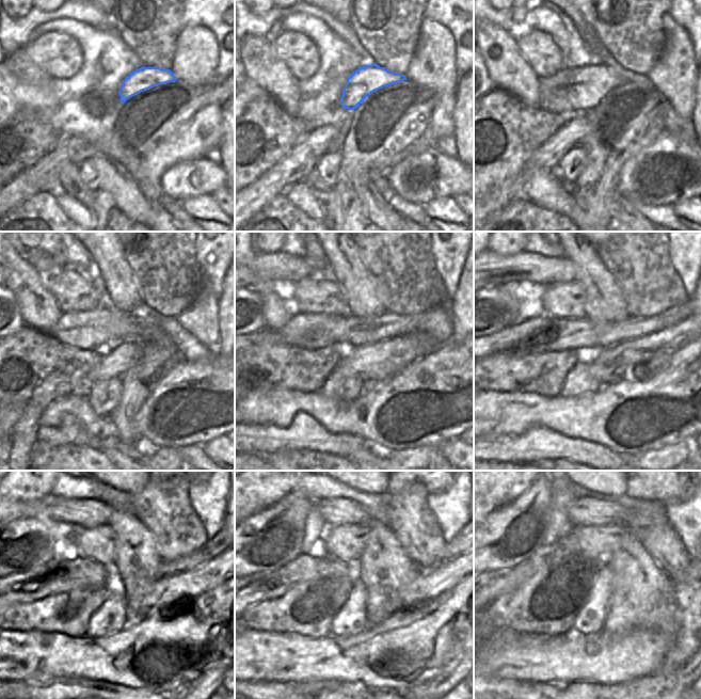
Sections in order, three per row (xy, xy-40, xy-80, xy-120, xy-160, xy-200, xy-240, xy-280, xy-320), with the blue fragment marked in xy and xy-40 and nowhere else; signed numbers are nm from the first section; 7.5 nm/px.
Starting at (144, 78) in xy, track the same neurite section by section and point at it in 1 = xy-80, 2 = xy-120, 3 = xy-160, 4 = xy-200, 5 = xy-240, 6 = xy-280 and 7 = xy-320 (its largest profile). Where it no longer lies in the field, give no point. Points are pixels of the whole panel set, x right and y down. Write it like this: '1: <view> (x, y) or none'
1: xy-80 (583, 89)
2: xy-120 (102, 326)
3: xy-160 (306, 330)
4: xy-200 (545, 333)
5: xy-240 (56, 576)
6: xy-280 (274, 584)
7: xy-320 (500, 586)

